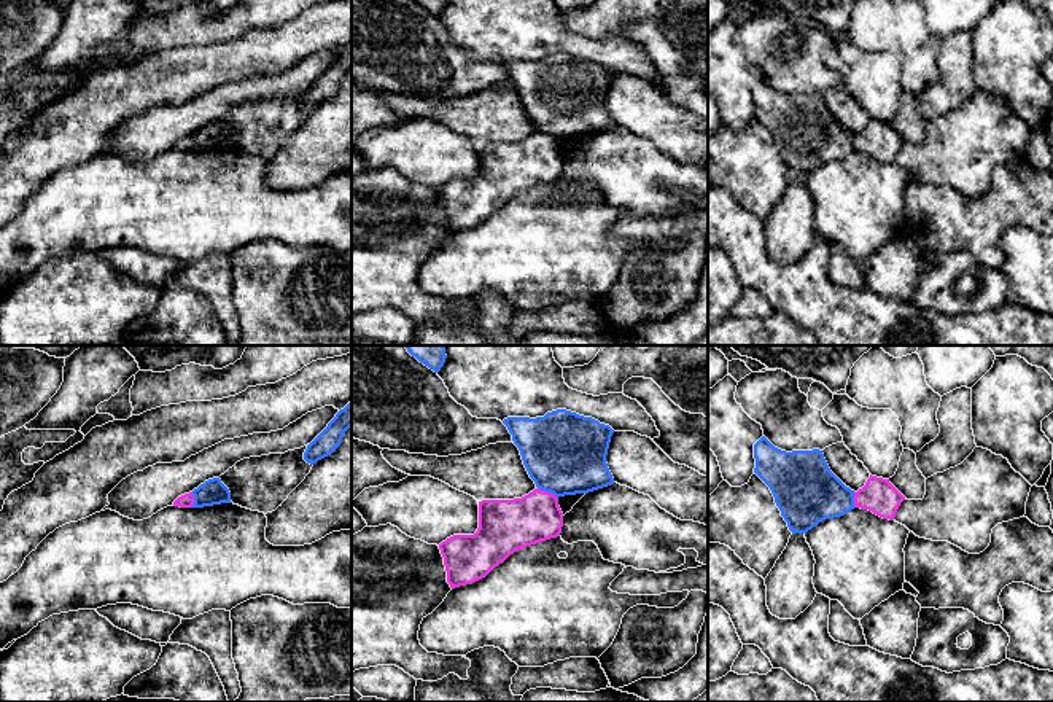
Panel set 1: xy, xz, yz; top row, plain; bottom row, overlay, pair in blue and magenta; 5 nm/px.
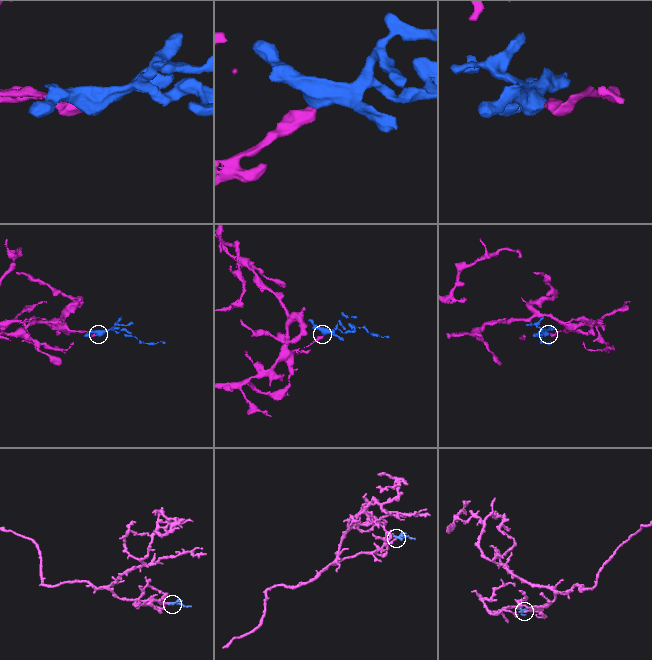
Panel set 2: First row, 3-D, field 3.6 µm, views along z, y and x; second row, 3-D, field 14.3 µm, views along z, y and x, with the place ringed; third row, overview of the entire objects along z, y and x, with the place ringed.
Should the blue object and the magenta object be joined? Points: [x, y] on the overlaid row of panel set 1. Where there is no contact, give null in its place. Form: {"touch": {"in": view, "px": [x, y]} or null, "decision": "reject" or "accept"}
{"touch": {"in": "xz", "px": [547, 491]}, "decision": "reject"}

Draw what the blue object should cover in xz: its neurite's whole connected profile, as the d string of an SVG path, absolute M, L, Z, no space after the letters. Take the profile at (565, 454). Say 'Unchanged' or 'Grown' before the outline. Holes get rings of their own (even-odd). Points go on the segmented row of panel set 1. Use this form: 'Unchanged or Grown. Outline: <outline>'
Unchanged. Outline: M566 409L544 417L503 420L536 487L565 495L589 493L614 484L606 455L614 430Z

